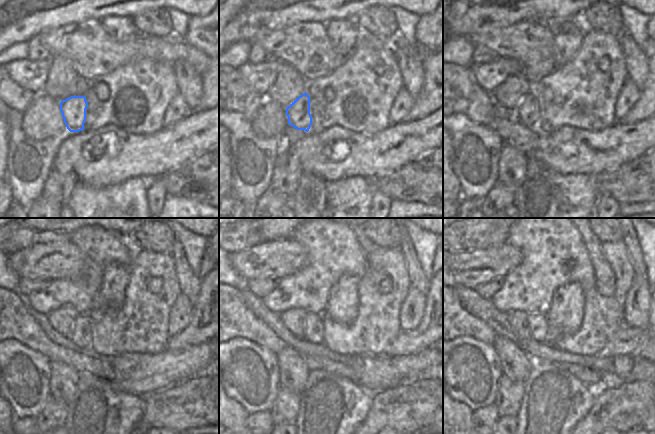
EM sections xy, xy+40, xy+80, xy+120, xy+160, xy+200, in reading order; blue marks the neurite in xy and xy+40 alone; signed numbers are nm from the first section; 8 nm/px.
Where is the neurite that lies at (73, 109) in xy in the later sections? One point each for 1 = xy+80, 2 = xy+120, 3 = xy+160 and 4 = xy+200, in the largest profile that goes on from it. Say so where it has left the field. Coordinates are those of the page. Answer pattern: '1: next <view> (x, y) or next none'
1: next xy+80 (524, 113)
2: next xy+120 (78, 336)
3: next xy+160 (306, 327)
4: next xy+200 (531, 328)

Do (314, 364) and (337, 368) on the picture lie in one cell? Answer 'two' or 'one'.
one

